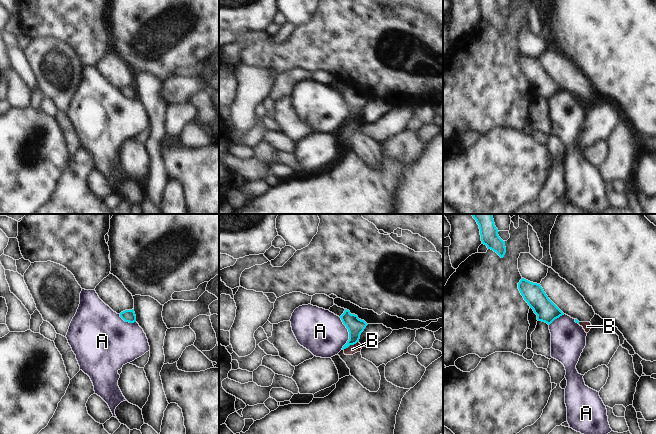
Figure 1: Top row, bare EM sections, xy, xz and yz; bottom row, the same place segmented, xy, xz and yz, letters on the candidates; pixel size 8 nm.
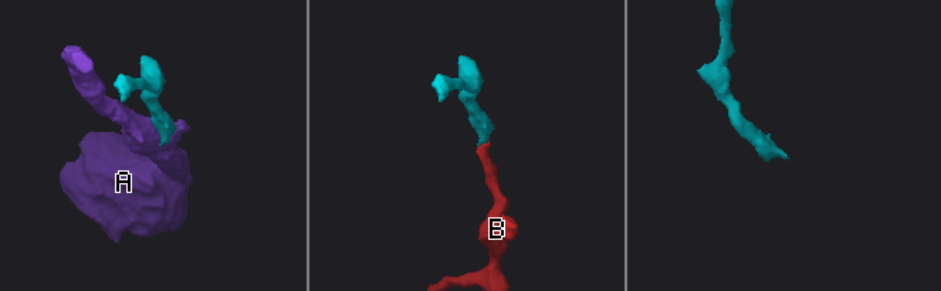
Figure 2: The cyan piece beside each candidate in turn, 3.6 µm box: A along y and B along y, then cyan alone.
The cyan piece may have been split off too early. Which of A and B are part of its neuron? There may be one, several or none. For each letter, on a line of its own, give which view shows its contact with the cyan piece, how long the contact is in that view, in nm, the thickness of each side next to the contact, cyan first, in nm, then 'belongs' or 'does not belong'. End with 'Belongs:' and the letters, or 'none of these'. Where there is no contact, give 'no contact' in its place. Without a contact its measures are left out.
A: meets cyan in xz; contact 260 nm long; 140 nm thick on the cyan side, 360 nm on the other; does not belong
B: meets cyan in xz; contact 140 nm long; 140 nm thick on the cyan side, 80 nm on the other; belongs
Belongs: B

